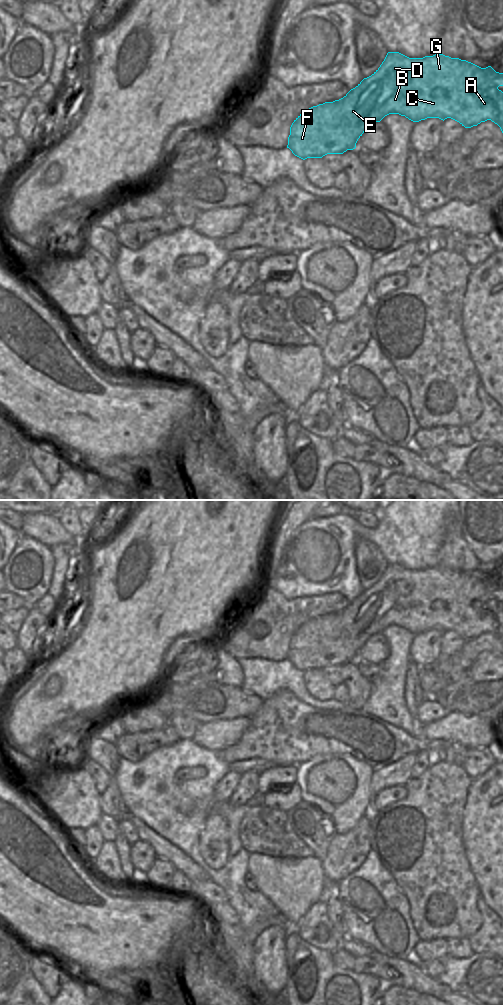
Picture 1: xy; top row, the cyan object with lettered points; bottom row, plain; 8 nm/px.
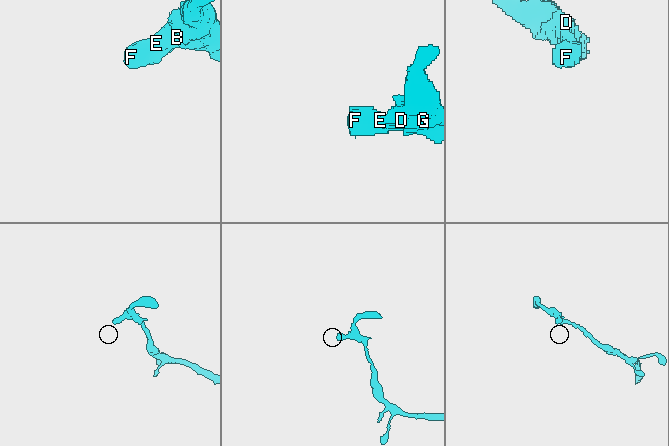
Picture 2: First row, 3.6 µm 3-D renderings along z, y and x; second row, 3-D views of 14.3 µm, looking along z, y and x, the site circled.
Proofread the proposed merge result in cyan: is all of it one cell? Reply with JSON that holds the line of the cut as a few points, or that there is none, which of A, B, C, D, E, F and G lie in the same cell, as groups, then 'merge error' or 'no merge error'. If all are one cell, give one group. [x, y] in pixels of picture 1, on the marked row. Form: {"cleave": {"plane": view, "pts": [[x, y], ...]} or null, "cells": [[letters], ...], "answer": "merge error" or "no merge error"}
{"cleave": null, "cells": [["A", "B", "C", "D", "E", "F", "G"]], "answer": "no merge error"}

